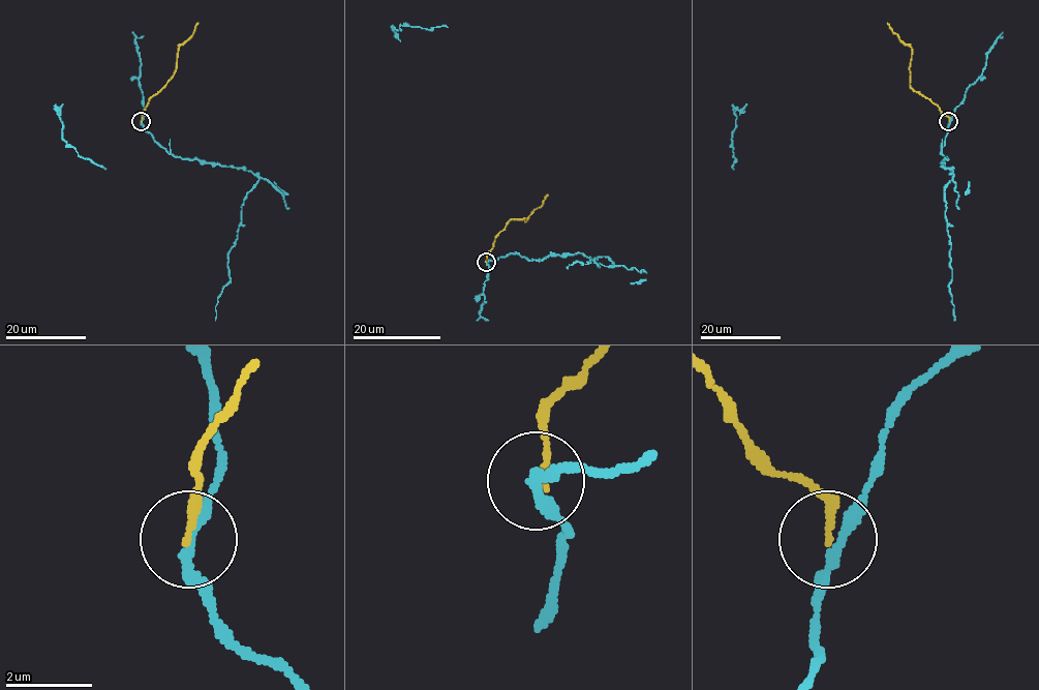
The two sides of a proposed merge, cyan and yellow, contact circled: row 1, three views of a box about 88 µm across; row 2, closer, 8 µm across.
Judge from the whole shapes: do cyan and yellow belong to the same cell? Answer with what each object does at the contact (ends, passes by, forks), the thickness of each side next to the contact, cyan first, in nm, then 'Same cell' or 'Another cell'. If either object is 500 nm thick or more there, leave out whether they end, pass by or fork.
At the ring cyan passes by. At the ring yellow ends. Thickness 240 nm (cyan) against 170 nm. Another cell

